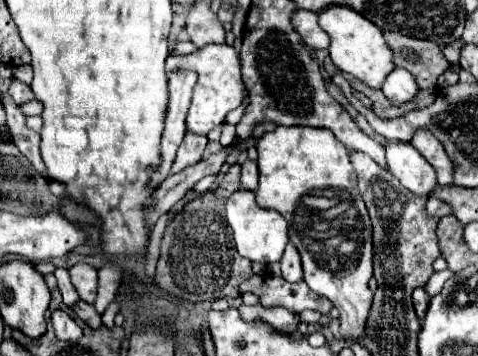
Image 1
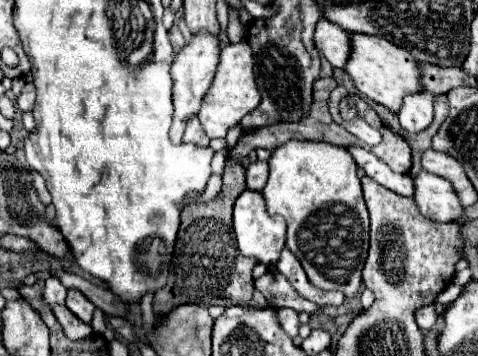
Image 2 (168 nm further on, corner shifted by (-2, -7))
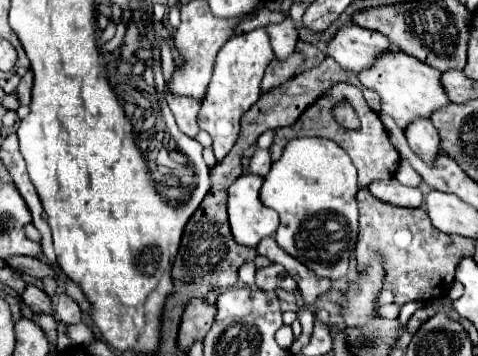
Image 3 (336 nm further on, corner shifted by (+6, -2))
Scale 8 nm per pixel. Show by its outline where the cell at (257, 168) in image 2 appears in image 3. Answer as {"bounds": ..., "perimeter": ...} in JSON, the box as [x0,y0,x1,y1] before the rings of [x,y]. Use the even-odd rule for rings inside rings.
{"bounds":[250,149,272,175],"perimeter":[[[256,149],[252,161],[250,161],[250,171],[252,173],[260,173],[266,175],[272,167],[272,159],[270,159],[270,151],[268,149]]]}

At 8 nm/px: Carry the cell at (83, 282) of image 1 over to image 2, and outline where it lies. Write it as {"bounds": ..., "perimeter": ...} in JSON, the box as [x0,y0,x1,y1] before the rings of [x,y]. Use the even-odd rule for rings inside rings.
{"bounds":[66,288,96,324],"perimeter":[[[70,288],[70,290],[68,290],[66,306],[68,306],[80,320],[84,320],[84,322],[88,322],[88,324],[90,324],[90,320],[92,320],[92,312],[94,312],[94,308],[96,308],[96,306],[94,306],[80,290],[76,290],[76,288]]]}

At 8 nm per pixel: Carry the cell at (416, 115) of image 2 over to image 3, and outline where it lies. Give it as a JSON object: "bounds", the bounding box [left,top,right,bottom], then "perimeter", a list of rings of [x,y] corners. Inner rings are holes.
{"bounds":[406,119,442,165],"perimeter":[[[428,119],[412,123],[412,127],[408,127],[408,131],[406,131],[406,139],[408,139],[410,149],[426,165],[432,165],[436,161],[436,155],[440,155],[440,151],[442,151],[440,149],[440,135]]]}

